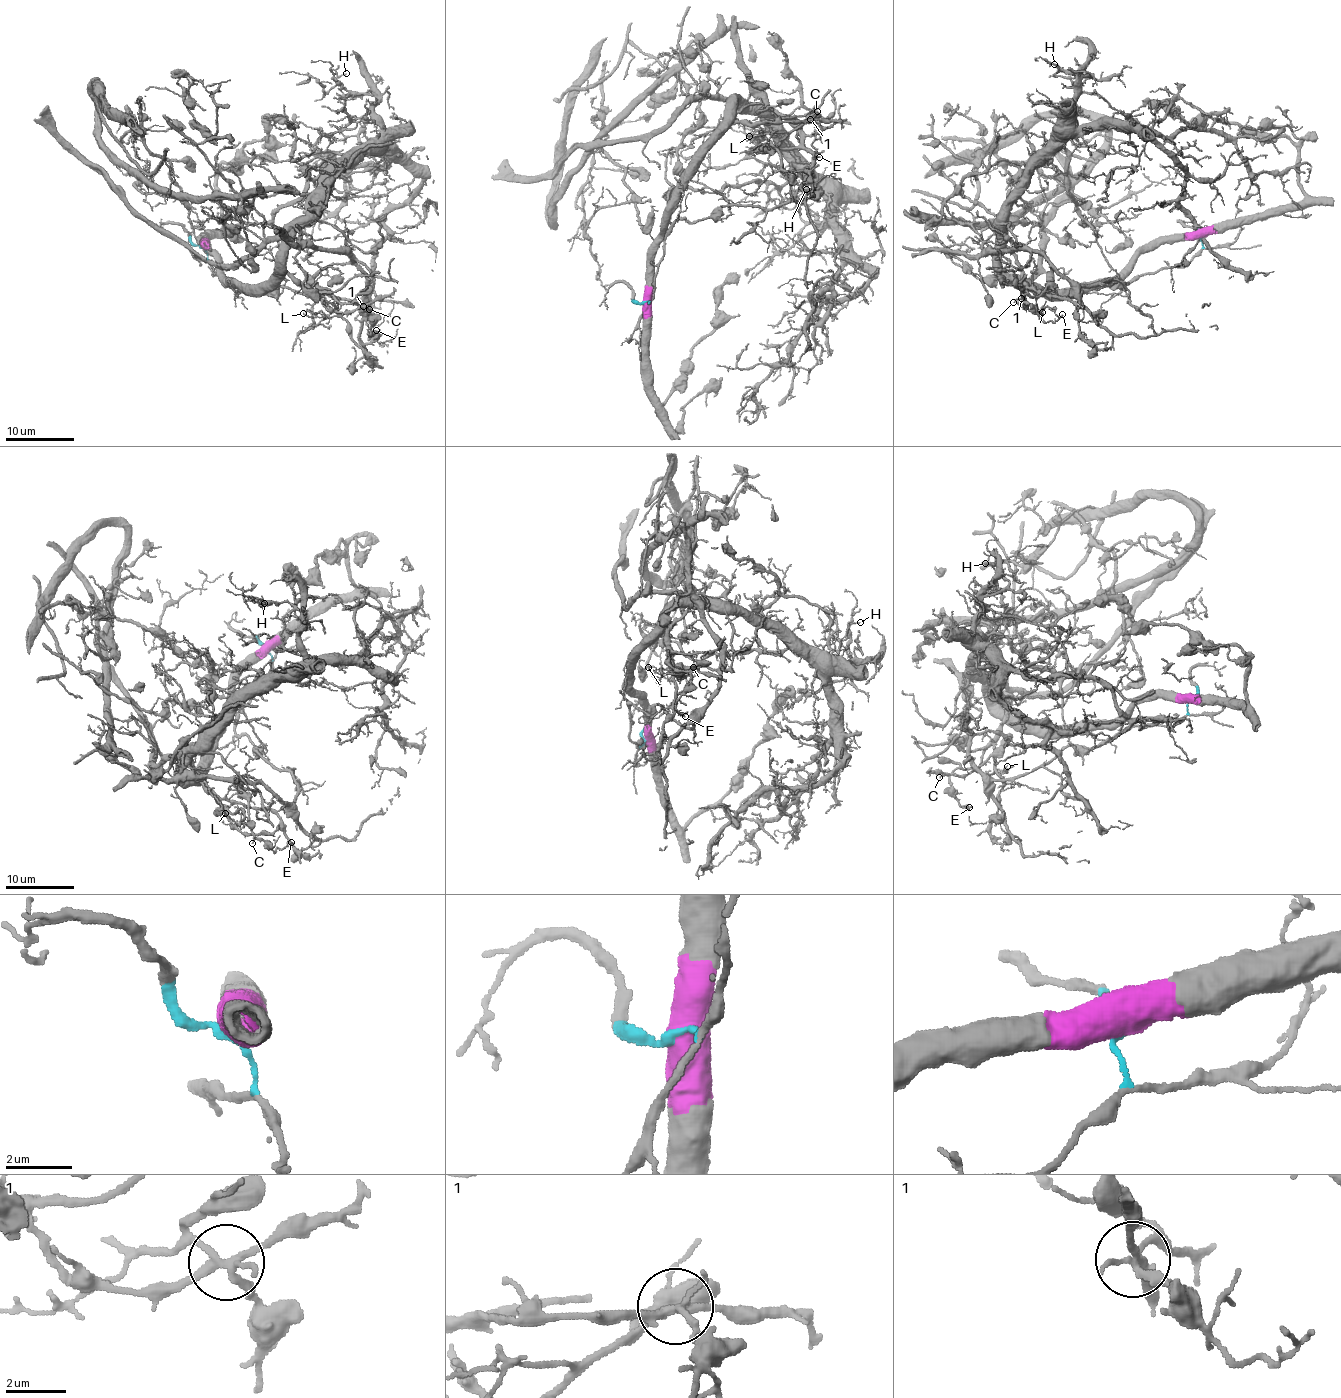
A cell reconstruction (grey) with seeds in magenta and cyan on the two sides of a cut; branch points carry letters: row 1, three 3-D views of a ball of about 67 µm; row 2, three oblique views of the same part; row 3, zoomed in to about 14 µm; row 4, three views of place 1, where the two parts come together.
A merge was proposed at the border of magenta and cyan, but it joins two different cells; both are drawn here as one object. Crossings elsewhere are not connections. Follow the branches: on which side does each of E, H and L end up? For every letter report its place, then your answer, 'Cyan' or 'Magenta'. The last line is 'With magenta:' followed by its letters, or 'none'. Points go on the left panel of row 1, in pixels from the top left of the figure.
E: Place: (376, 330). Cyan
H: Place: (346, 73). Magenta
L: Place: (303, 313). Cyan
With magenta: H

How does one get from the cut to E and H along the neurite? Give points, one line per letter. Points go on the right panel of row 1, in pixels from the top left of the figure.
E: (1201, 237), (1188, 263), (1124, 286), (1070, 284), (1043, 255), (1046, 289), (1022, 299), (1046, 322), (1063, 314)
H: (1200, 236), (1156, 240), (1113, 277), (1060, 290), (1022, 275), (1006, 212), (1090, 77), (1054, 64)

